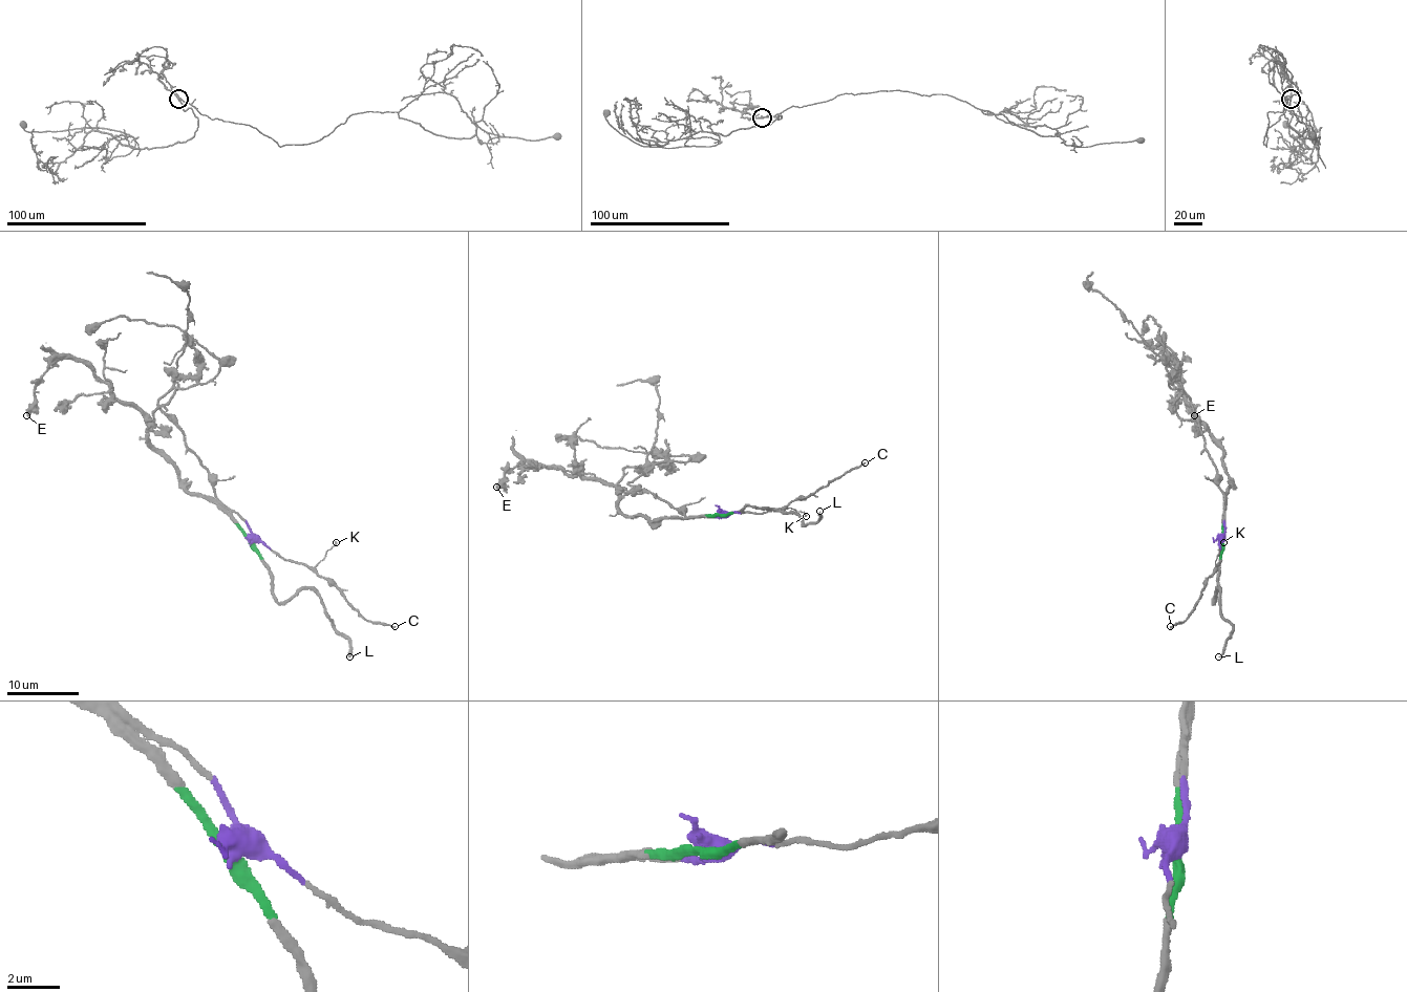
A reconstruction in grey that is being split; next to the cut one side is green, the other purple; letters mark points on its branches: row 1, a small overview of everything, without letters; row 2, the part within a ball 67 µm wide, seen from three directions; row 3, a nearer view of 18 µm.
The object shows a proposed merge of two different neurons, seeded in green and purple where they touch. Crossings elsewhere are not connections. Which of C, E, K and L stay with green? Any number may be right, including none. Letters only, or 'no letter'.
E, L

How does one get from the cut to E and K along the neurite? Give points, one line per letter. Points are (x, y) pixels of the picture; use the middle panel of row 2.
E: (722, 514), (626, 516), (612, 486), (554, 468), (519, 464), (496, 488)
K: (722, 514), (791, 508), (806, 516)

